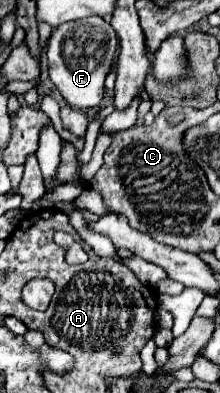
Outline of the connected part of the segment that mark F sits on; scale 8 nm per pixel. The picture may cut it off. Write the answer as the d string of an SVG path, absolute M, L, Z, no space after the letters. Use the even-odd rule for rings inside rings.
M90 16L76 22L66 22L52 30L46 58L48 58L48 74L54 86L60 90L64 100L76 110L92 110L98 108L104 100L104 80L114 66L118 50L118 38L112 26L100 18Z

